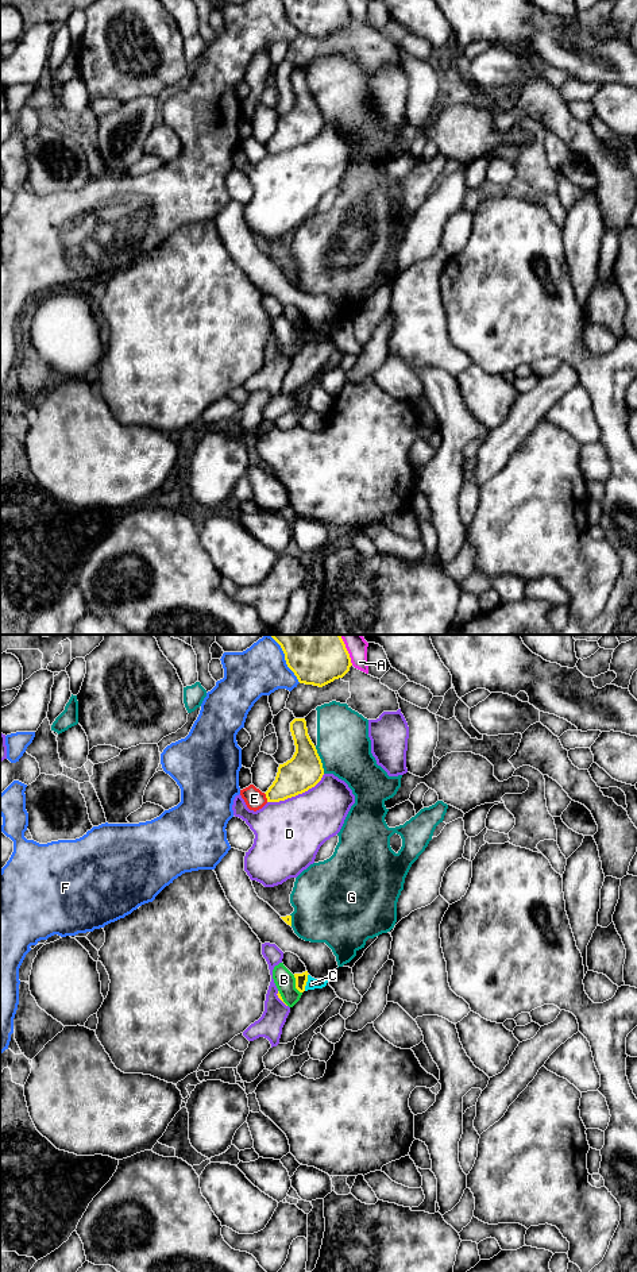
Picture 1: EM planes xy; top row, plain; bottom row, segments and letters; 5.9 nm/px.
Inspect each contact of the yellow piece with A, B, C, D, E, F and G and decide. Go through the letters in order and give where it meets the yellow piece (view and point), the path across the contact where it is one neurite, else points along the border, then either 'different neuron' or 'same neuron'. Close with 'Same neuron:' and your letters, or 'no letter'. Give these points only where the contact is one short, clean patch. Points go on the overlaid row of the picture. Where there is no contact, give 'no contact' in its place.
A: contact xy (346, 650); different neuron
B: contact xy (296, 985); different neuron
C: contact xy (307, 981); border xy (308, 974), (304, 990); different neuron
D: contact xy (296, 794); different neuron
E: contact xy (266, 797); different neuron
F: contact xy (285, 658); different neuron
G: contact xy (320, 760); different neuron
Same neuron: no letter

